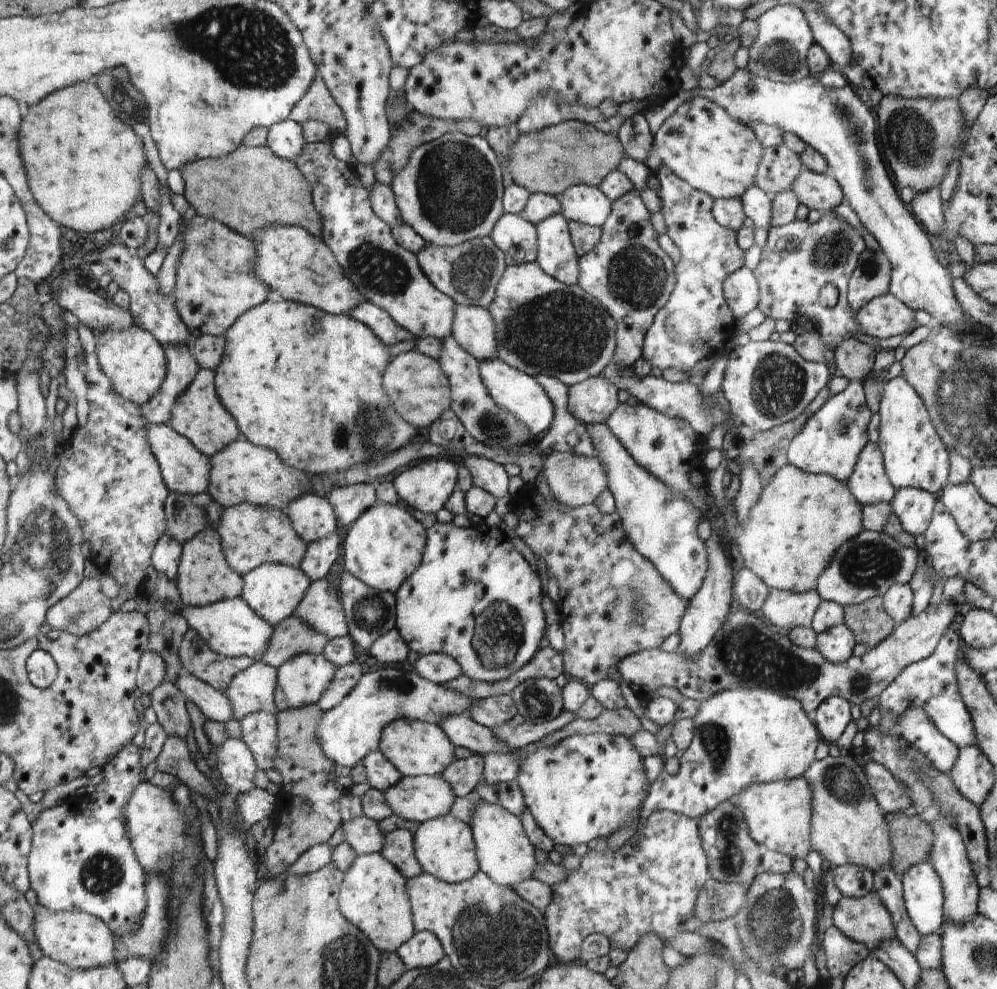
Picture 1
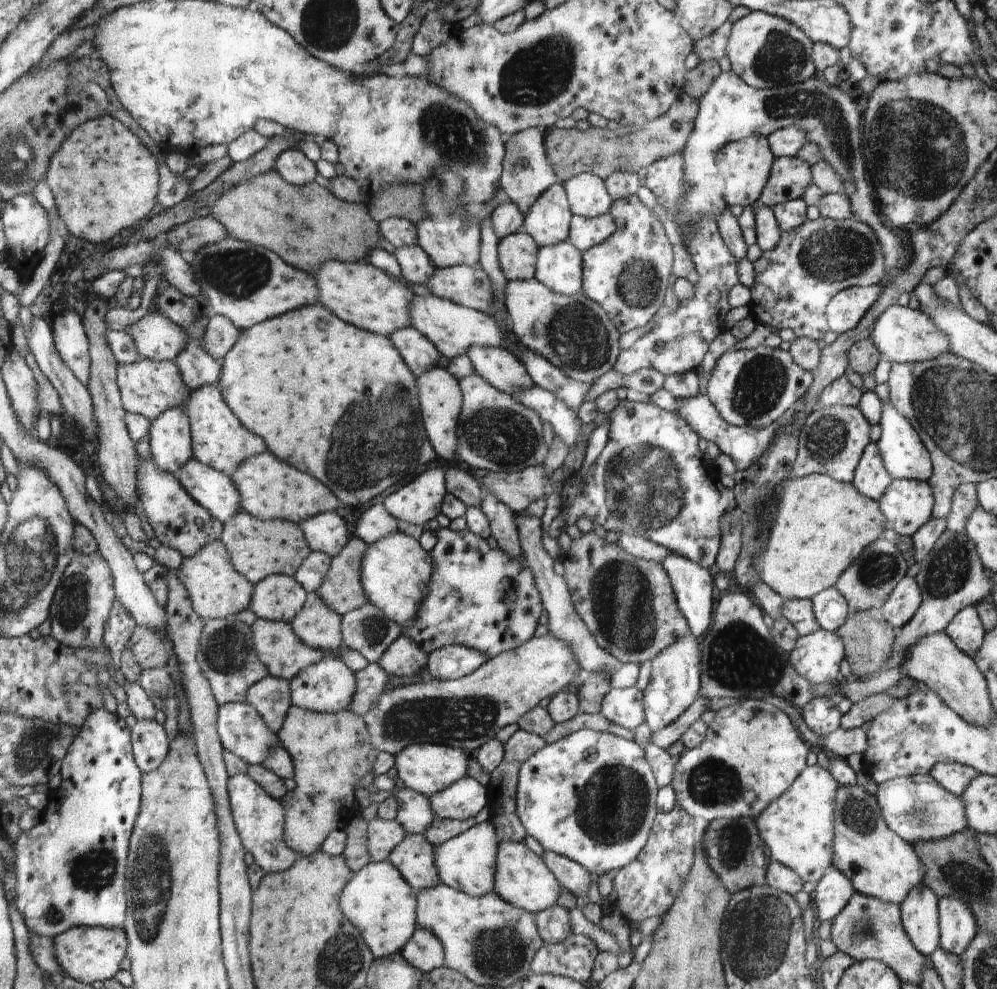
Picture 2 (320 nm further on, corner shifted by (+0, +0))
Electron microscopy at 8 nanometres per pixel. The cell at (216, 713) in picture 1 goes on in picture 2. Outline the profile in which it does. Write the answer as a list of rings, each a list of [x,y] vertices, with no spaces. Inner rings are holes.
[[[226,703],[217,712],[217,731],[224,750],[245,760],[248,765],[261,765],[279,746],[279,736],[273,733],[268,724],[251,704]]]

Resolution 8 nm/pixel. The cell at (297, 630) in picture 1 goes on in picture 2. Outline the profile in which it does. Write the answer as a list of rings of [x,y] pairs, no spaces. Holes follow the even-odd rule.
[[[316,592],[308,594],[303,610],[291,624],[299,639],[312,648],[334,652],[343,646],[342,617]]]

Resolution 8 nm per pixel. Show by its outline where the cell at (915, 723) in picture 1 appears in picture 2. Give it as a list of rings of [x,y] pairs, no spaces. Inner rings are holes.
[[[962,763],[936,764],[929,772],[948,792],[961,796],[969,784],[979,775],[974,767]]]

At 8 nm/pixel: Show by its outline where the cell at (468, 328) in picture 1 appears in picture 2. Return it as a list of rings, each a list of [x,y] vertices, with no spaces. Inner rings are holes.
[[[475,345],[469,349],[467,355],[476,374],[495,385],[500,392],[514,397],[535,386],[519,357],[504,348]]]

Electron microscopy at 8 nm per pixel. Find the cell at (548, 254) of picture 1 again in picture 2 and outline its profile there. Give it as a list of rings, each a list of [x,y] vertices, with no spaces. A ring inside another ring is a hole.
[[[569,240],[551,247],[539,247],[535,279],[559,295],[576,295],[583,290],[583,253]]]

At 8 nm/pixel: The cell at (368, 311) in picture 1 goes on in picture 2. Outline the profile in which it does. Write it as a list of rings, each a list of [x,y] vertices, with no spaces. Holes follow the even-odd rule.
[[[414,327],[403,328],[394,332],[390,337],[406,361],[408,368],[416,376],[420,376],[425,370],[438,366],[441,353]]]

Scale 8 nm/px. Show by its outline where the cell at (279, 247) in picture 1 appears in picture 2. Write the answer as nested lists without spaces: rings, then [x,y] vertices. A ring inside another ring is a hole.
[[[327,261],[312,275],[320,288],[319,304],[335,313],[340,320],[385,337],[411,326],[409,305],[416,295],[406,285],[386,275],[370,262]]]

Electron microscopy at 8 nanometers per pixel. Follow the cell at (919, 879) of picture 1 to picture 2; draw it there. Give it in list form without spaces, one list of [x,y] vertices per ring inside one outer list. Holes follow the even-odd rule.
[[[926,884],[915,888],[910,892],[906,899],[903,900],[899,908],[902,910],[903,927],[906,929],[907,936],[915,948],[927,958],[938,949],[938,909],[936,906],[936,895]]]

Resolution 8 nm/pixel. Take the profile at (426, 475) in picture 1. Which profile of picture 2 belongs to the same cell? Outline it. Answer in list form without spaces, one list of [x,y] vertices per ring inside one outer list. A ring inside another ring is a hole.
[[[432,468],[421,472],[418,480],[387,496],[383,505],[398,521],[423,526],[441,513],[447,493],[445,472]]]

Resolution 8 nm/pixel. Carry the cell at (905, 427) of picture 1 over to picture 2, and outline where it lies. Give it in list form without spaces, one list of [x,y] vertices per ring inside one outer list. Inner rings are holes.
[[[888,400],[881,406],[881,419],[878,424],[881,429],[877,445],[881,454],[884,468],[892,479],[916,479],[926,481],[932,474],[932,463],[929,452],[926,450],[920,435],[911,425],[910,421],[896,409]]]

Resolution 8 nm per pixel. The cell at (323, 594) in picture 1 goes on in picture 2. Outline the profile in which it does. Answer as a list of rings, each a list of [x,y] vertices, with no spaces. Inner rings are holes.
[[[354,536],[343,551],[331,557],[331,568],[316,594],[342,617],[363,607],[367,595],[362,583],[362,566],[368,544]]]

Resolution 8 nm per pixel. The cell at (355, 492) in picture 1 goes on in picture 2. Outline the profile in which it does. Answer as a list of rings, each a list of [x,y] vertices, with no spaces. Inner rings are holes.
[[[377,503],[360,516],[354,536],[371,545],[398,532],[397,522],[397,518],[394,518],[382,503]]]

